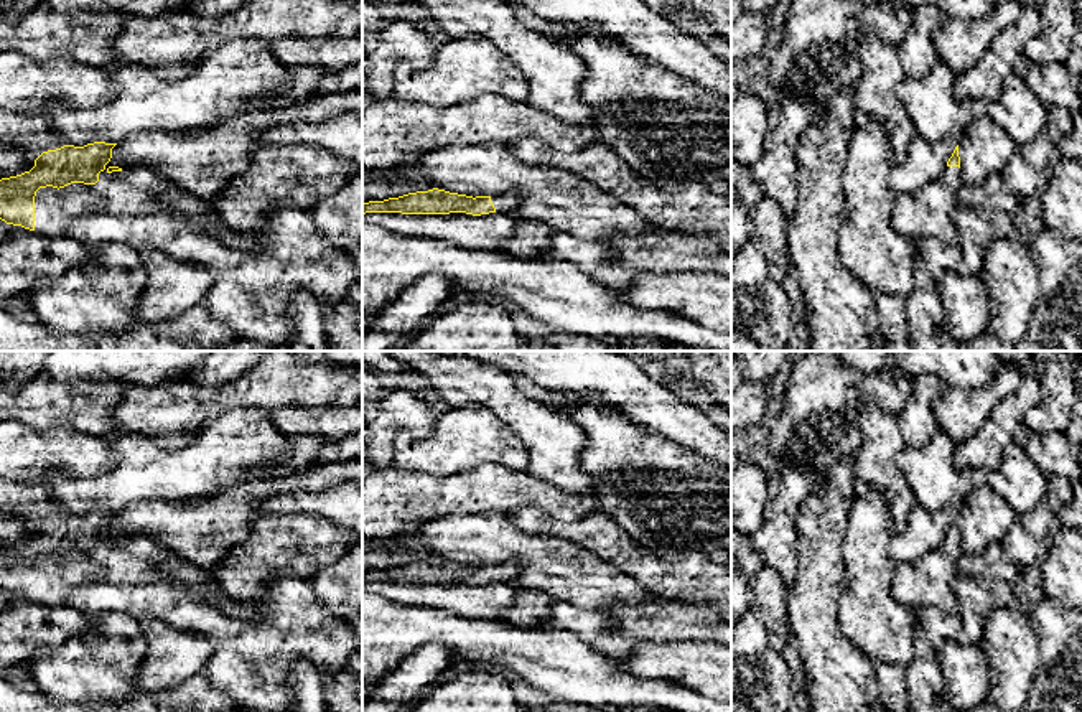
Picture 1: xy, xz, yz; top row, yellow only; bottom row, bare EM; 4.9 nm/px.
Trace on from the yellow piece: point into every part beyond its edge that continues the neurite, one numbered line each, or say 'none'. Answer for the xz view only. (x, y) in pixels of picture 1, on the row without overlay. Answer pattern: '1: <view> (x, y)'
1: xz (508, 571)

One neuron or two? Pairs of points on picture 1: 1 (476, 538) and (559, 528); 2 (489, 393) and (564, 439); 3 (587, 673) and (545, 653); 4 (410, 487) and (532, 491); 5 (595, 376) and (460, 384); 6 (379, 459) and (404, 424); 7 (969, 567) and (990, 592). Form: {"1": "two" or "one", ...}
{"1": "two", "2": "one", "3": "one", "4": "one", "5": "two", "6": "one", "7": "two"}

